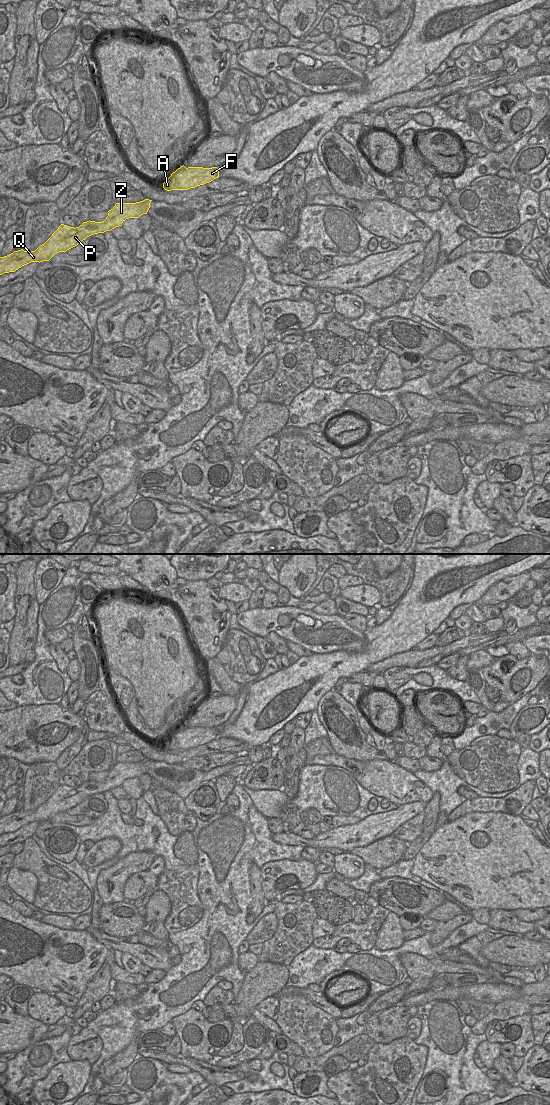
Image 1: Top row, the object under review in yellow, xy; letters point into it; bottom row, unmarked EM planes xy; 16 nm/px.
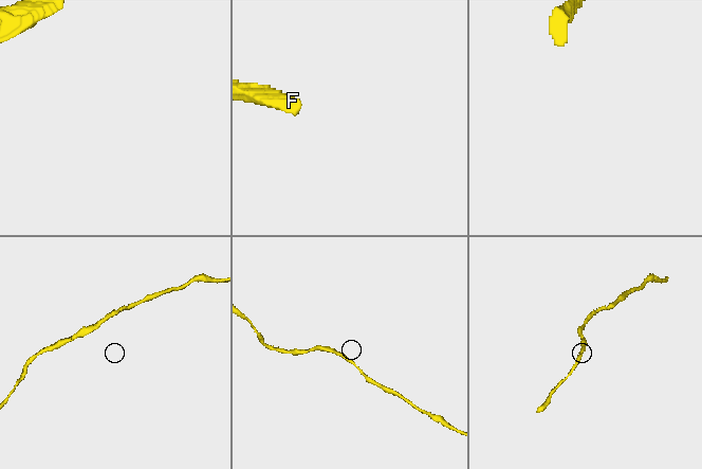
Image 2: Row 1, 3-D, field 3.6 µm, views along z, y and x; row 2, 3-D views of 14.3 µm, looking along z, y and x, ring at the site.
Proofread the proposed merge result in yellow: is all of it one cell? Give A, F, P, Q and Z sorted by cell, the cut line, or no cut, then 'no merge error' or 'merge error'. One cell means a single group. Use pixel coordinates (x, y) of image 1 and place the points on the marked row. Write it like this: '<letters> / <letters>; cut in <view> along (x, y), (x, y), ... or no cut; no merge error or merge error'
A F P Q Z; no cut; no merge error

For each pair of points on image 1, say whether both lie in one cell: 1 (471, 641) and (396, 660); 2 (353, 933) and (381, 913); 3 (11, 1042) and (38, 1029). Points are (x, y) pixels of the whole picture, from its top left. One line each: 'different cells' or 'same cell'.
1: same cell
2: same cell
3: same cell

